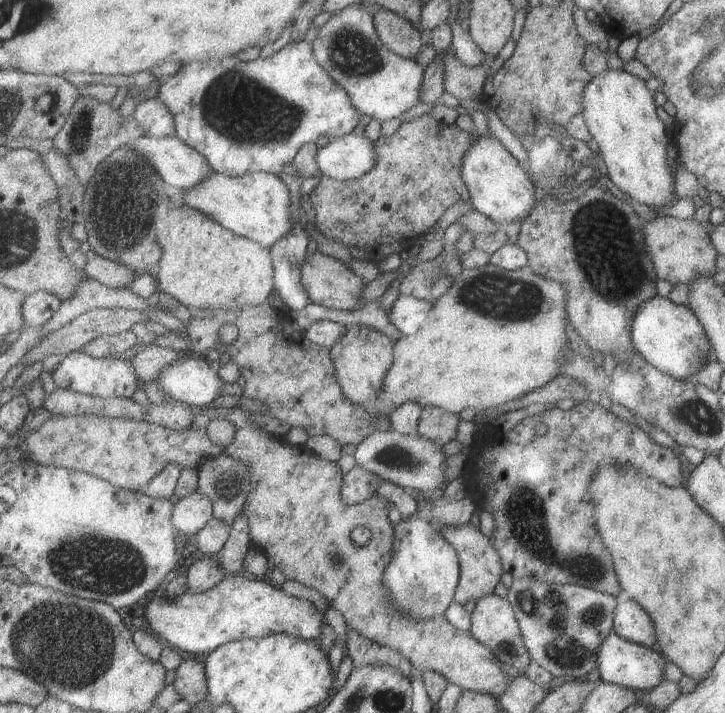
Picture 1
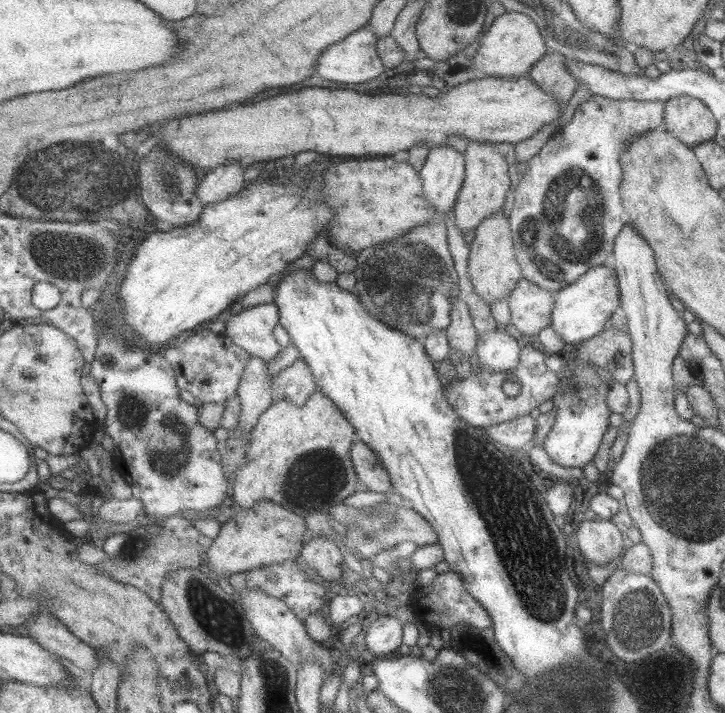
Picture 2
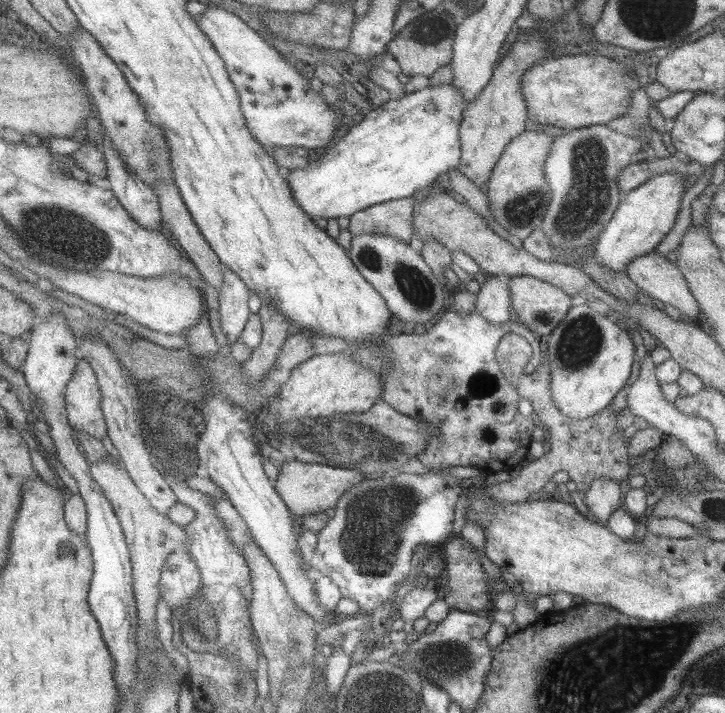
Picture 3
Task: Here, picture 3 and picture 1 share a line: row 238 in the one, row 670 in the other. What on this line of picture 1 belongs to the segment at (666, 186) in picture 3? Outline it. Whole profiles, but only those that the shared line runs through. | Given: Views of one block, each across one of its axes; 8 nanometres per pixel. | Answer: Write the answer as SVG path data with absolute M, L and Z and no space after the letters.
M613 630L601 642L596 652L596 667L600 681L615 683L631 690L649 690L658 685L663 679L663 664L665 659L657 648L646 647L639 643L620 637Z

